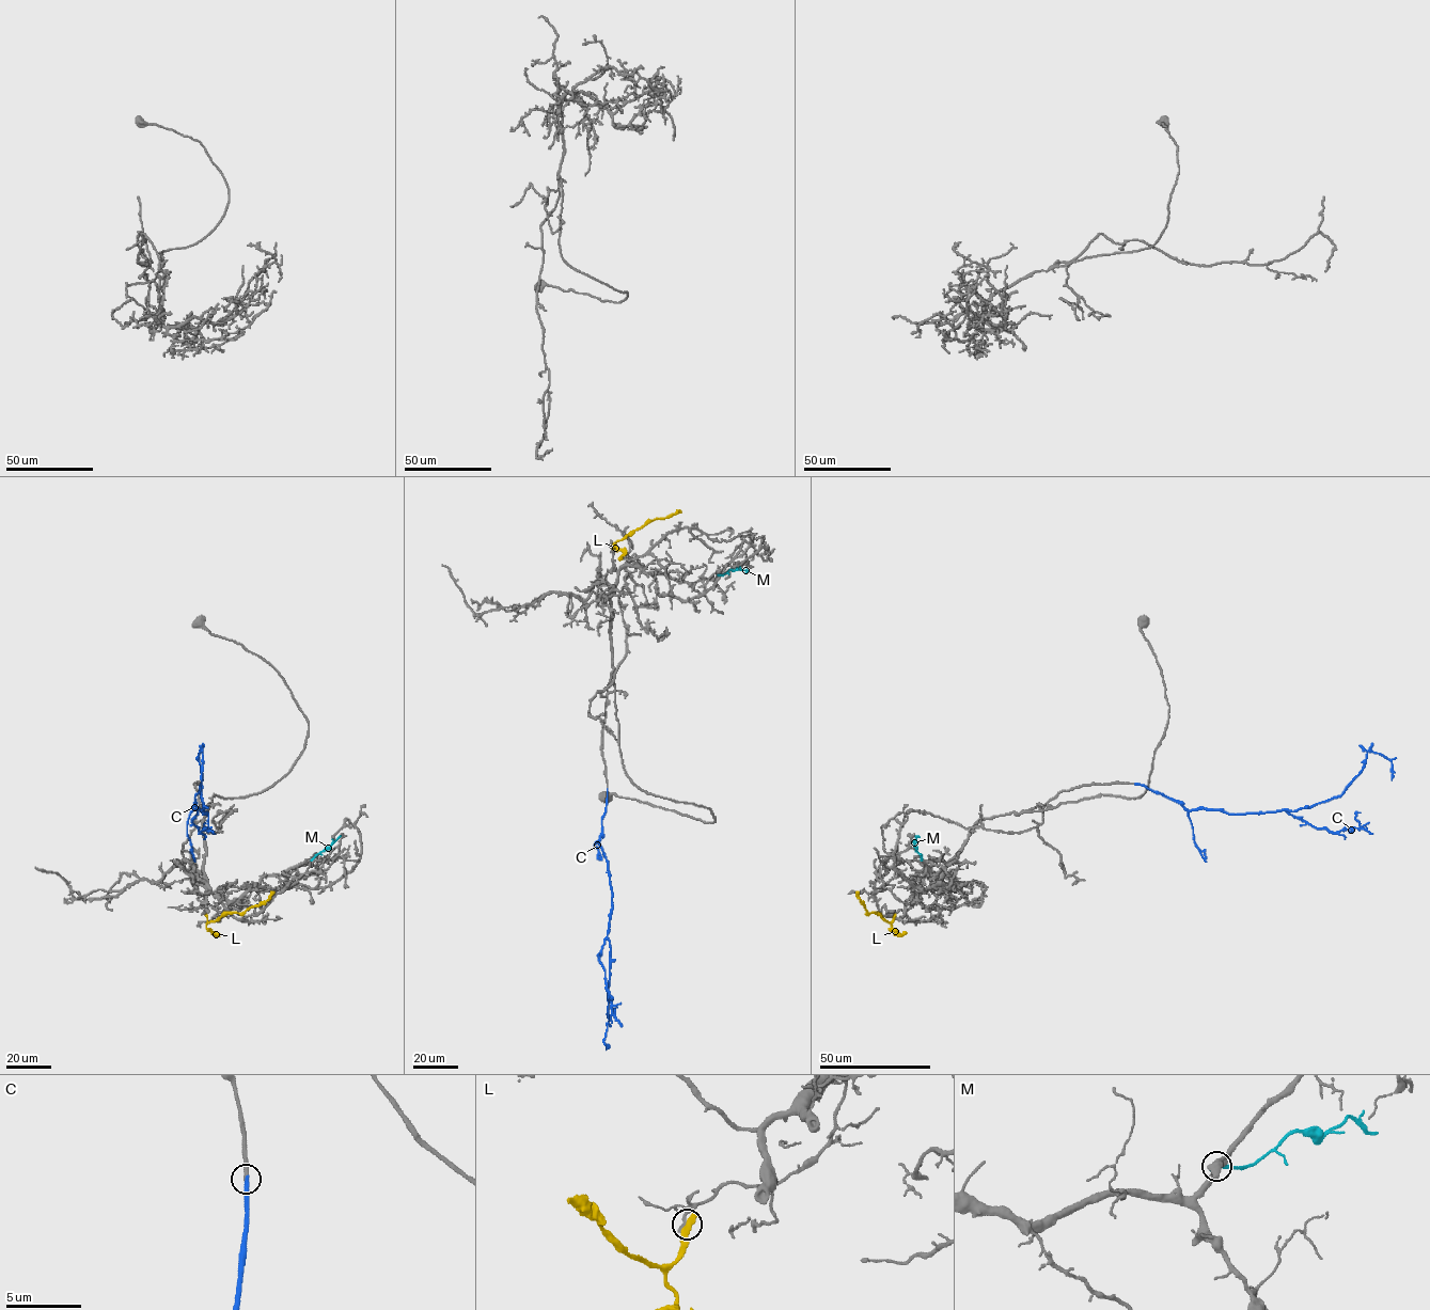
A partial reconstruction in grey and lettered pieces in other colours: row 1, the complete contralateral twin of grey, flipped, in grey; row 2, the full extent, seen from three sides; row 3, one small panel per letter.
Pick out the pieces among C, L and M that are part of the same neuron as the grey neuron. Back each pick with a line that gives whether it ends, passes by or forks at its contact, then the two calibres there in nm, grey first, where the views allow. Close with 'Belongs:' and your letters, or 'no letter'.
C: it ends there; 280 nm thick on the grey side, 320 nm on the other
Belongs: C

